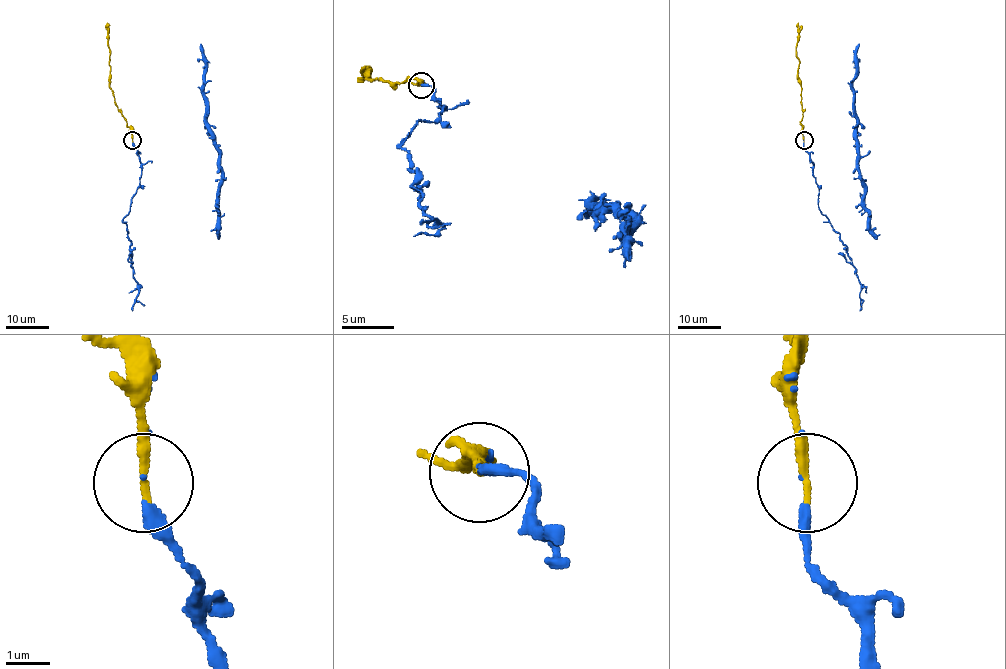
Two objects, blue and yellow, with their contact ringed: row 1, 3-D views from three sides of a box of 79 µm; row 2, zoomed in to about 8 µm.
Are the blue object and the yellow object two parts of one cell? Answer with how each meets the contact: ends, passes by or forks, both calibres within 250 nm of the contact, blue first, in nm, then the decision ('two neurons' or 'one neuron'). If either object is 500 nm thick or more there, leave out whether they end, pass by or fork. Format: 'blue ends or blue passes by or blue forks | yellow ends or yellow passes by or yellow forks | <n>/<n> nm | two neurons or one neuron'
blue ends | yellow ends | 160/240 nm | one neuron

